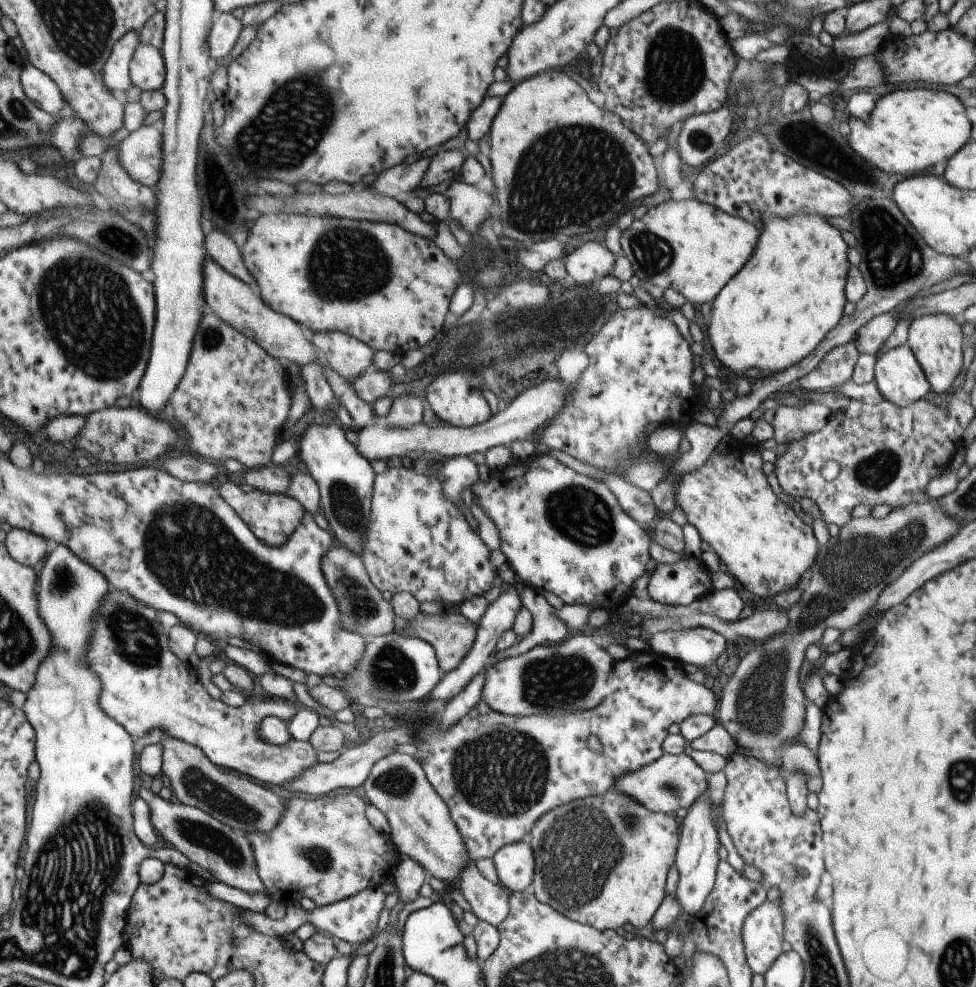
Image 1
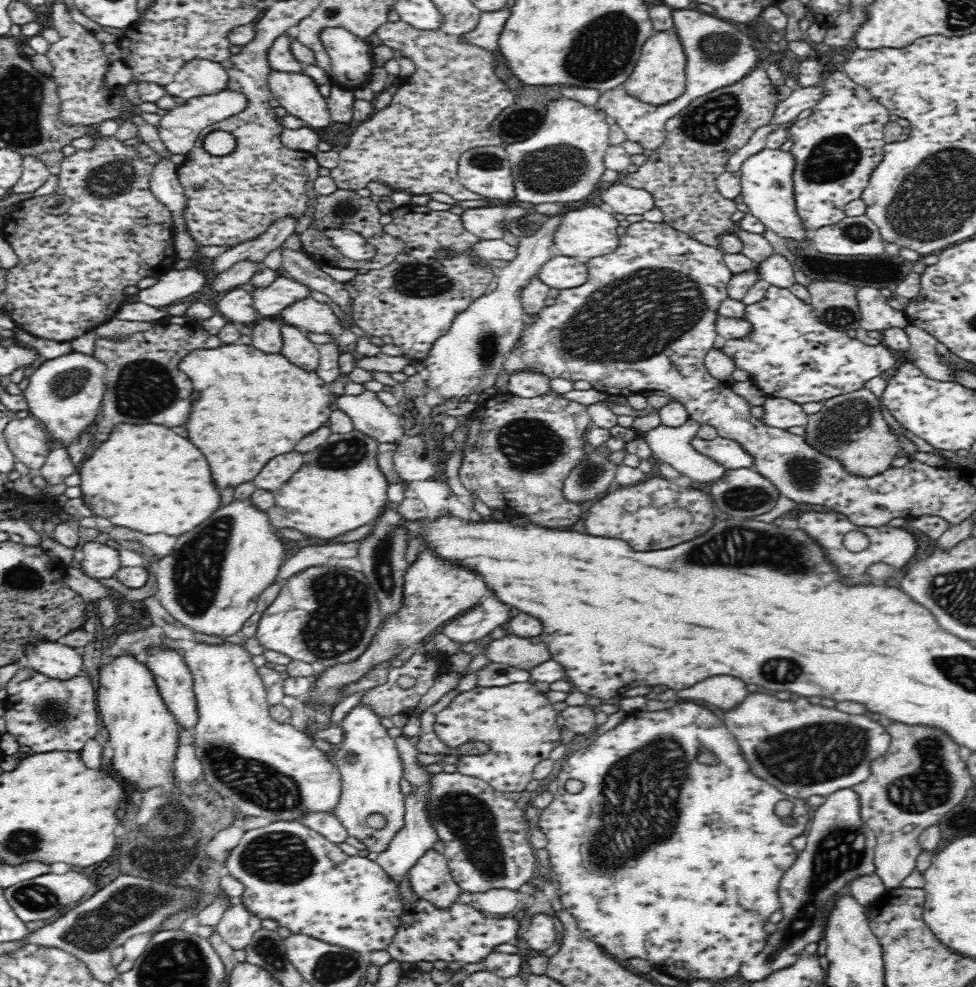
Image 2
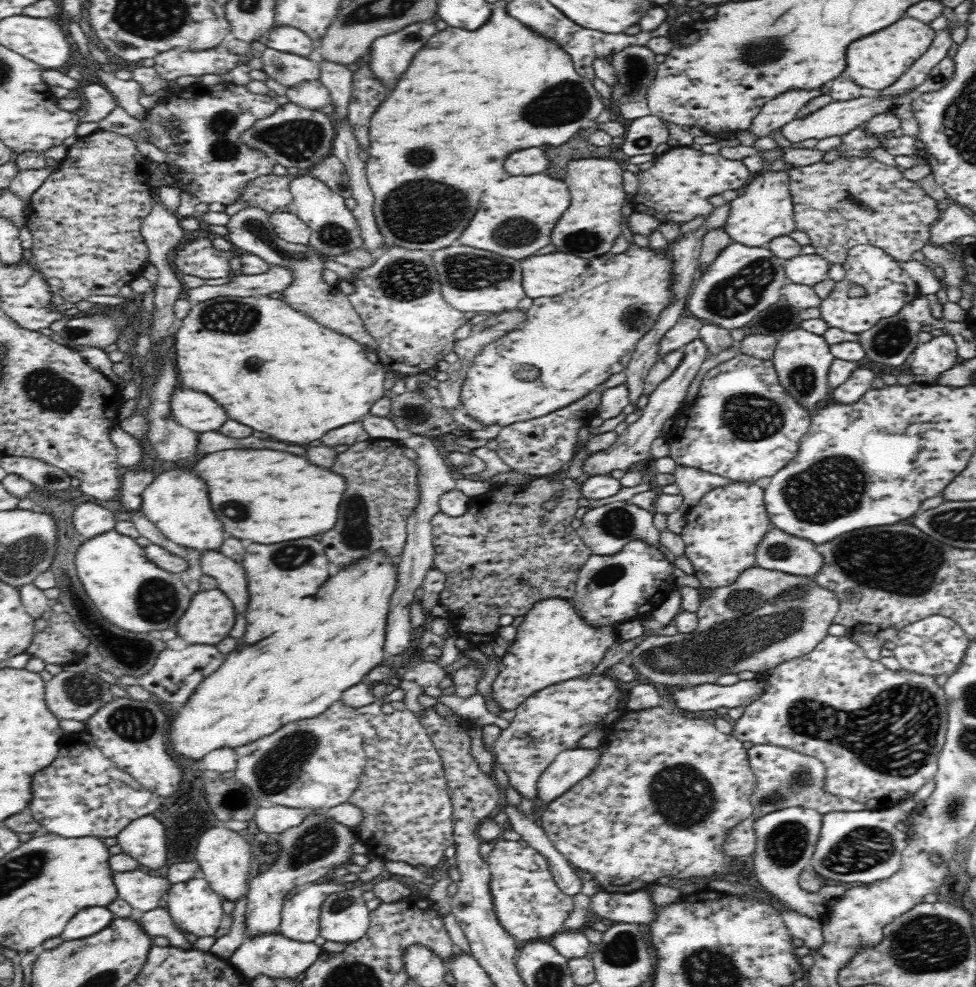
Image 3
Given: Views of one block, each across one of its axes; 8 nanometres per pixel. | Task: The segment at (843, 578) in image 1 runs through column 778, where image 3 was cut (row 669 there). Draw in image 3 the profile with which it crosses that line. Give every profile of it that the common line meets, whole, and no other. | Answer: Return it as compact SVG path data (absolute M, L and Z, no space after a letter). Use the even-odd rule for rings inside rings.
M752 566L726 586L711 589L712 596L700 603L697 627L691 633L647 636L626 656L626 661L637 673L647 676L652 684L671 691L680 685L710 684L722 674L738 674L744 670L764 673L780 663L812 652L828 634L828 628L840 610L836 592L824 588L814 576L788 574Z

